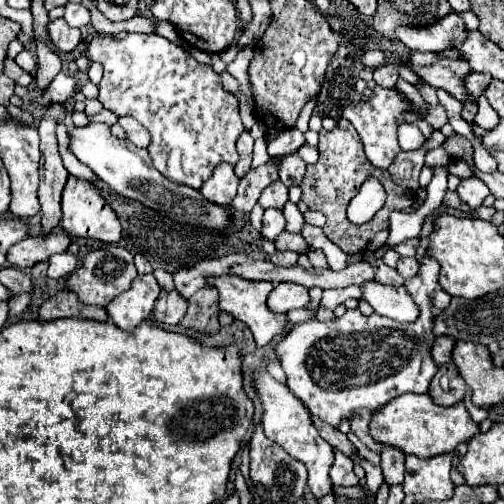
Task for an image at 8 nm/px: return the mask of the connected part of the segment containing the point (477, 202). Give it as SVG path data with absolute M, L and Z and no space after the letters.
M468 177L468 179L462 179L456 193L460 195L460 199L464 203L468 203L472 209L480 207L484 199L490 194L487 185L478 179L478 177Z

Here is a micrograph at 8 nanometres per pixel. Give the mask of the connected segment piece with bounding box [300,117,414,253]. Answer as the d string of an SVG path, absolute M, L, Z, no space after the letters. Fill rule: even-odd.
M340 119L338 125L332 131L320 131L320 159L314 165L306 167L306 177L300 183L302 189L302 201L312 209L312 211L322 211L326 215L326 225L324 233L328 233L328 239L334 241L344 253L362 253L366 251L368 243L378 231L388 229L388 215L392 211L404 211L414 203L414 195L402 187L398 187L392 179L390 173L384 169L376 169L364 155L364 143L360 141L360 135L356 129L352 129L352 123L348 119ZM376 177L384 185L388 199L384 209L380 209L368 223L356 225L346 217L346 207L352 201L352 197L358 193L358 187L368 179Z

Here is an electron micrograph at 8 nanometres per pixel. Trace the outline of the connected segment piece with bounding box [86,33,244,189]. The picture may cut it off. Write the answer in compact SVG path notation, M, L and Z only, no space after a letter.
M96 33L88 43L86 55L92 61L100 61L104 67L104 77L98 85L100 101L106 109L114 111L116 115L130 115L138 119L152 135L150 141L150 157L154 167L170 181L200 189L202 183L212 175L212 169L228 161L232 165L238 163L236 141L240 133L244 133L242 119L238 115L238 99L224 91L220 83L220 75L208 67L198 63L192 55L188 55L180 45L160 37L156 33L142 35L142 33Z

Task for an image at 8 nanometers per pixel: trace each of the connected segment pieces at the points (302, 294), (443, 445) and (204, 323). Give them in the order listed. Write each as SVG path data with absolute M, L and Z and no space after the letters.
M278 283L268 295L268 307L274 313L288 313L296 307L306 307L310 303L308 289L296 283Z
M408 393L402 397L396 397L396 401L390 401L374 413L370 421L370 435L384 443L402 449L406 455L416 457L436 457L442 453L450 453L456 449L458 443L464 443L480 433L480 425L470 417L464 403L456 403L450 407L440 407L432 401L428 393Z
M210 285L200 289L200 291L196 291L188 299L190 307L188 307L186 315L182 317L180 325L198 329L202 333L216 333L220 329L218 301L220 301L220 293L216 293L216 289L212 289Z

